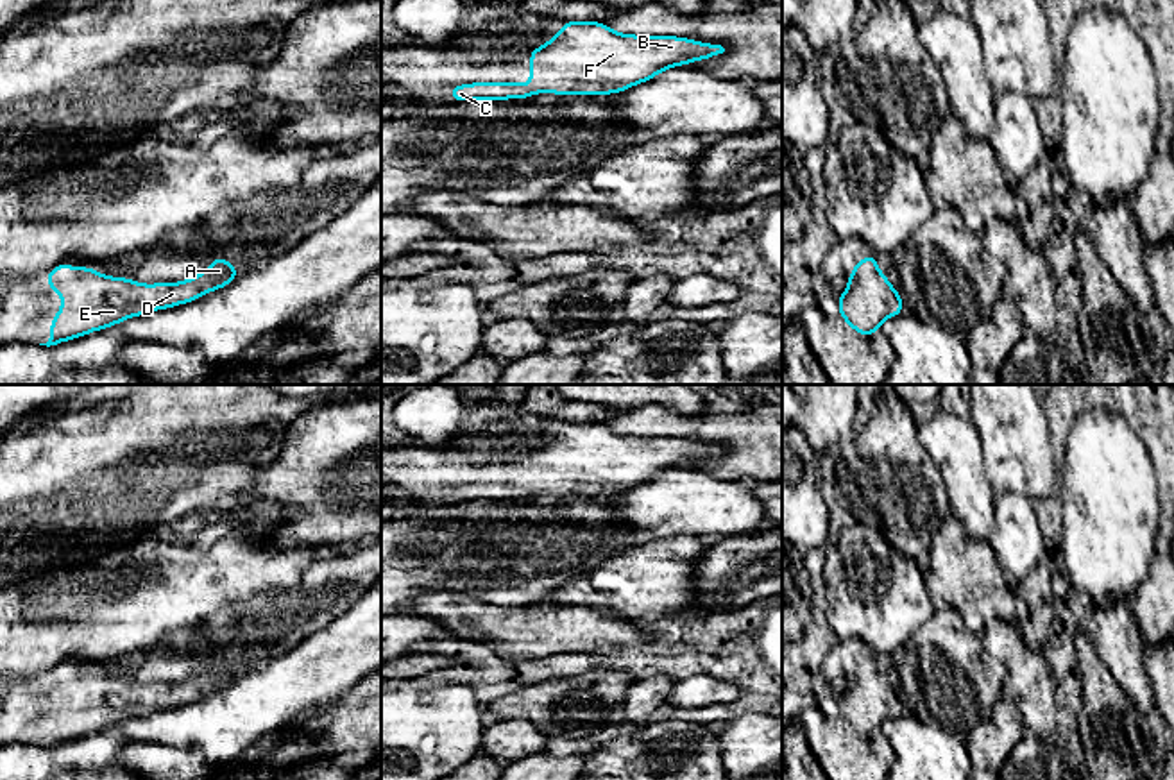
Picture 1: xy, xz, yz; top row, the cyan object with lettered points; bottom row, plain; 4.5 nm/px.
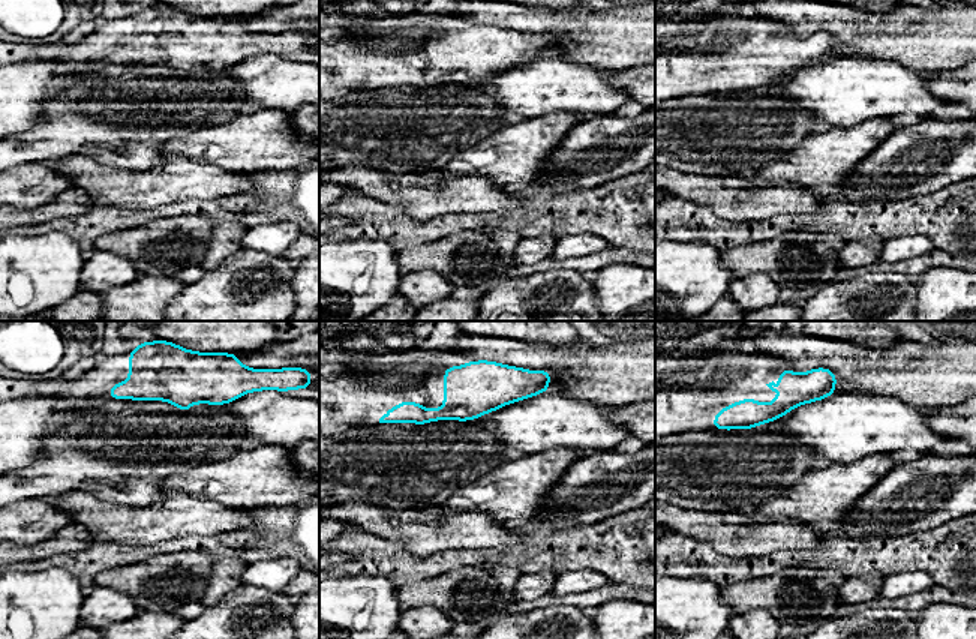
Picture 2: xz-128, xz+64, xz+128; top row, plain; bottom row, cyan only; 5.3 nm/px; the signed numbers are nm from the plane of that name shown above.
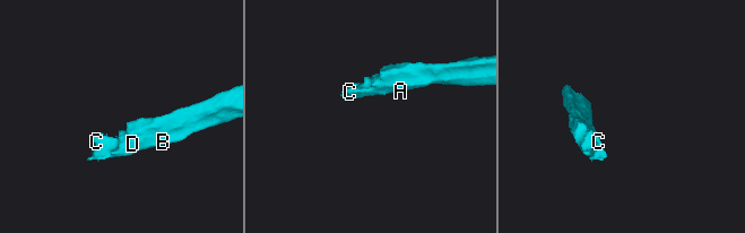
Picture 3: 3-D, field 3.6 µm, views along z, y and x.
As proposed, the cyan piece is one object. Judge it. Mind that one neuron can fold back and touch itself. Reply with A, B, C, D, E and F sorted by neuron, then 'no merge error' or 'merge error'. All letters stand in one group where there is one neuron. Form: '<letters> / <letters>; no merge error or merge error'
A B C D E F; no merge error

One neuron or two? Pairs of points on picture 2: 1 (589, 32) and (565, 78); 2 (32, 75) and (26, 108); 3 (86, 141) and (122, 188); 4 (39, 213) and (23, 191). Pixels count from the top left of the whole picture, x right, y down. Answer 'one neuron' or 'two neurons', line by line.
1: two neurons
2: one neuron
3: two neurons
4: two neurons

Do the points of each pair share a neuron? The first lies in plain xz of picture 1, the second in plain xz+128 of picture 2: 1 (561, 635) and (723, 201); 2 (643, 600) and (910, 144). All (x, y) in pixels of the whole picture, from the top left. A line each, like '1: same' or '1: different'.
1: same
2: different

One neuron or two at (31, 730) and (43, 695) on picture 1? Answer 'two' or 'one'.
one

